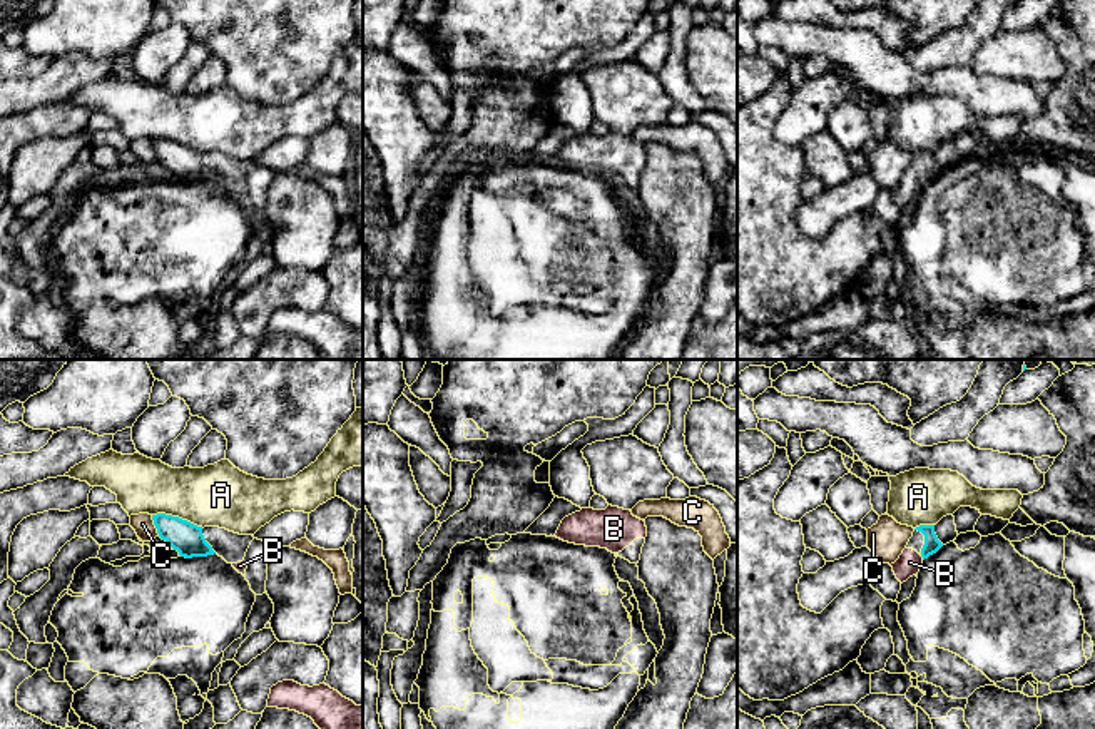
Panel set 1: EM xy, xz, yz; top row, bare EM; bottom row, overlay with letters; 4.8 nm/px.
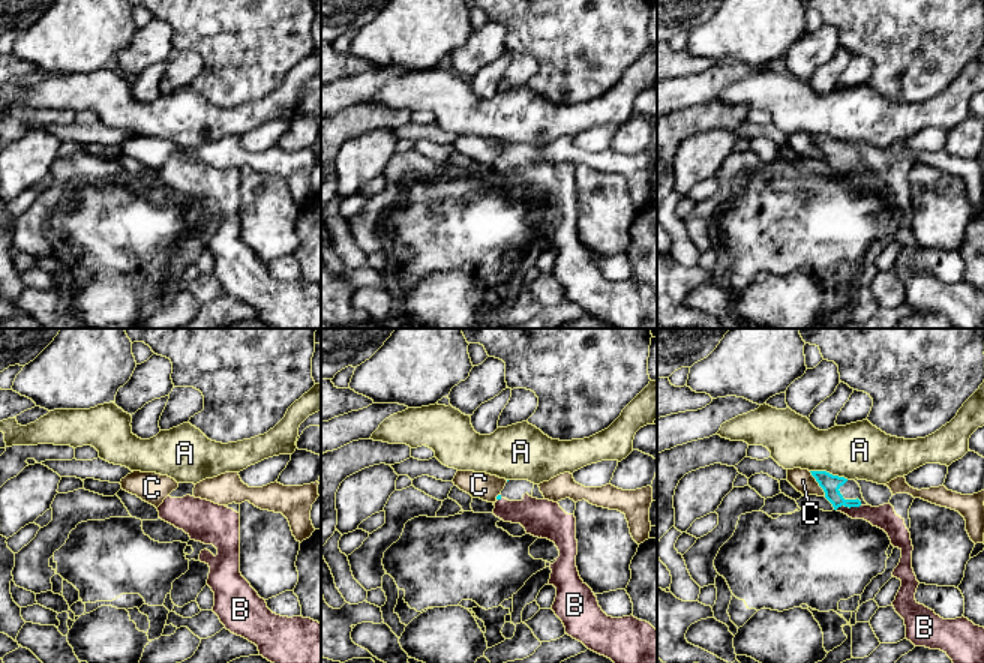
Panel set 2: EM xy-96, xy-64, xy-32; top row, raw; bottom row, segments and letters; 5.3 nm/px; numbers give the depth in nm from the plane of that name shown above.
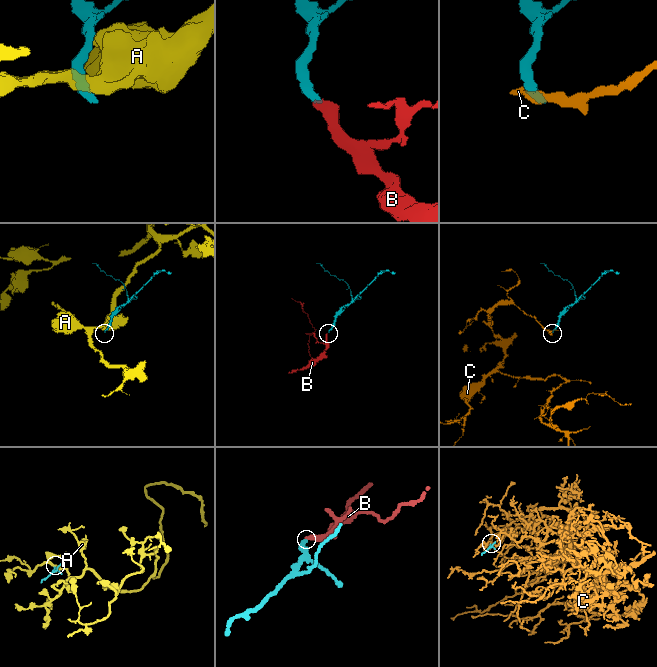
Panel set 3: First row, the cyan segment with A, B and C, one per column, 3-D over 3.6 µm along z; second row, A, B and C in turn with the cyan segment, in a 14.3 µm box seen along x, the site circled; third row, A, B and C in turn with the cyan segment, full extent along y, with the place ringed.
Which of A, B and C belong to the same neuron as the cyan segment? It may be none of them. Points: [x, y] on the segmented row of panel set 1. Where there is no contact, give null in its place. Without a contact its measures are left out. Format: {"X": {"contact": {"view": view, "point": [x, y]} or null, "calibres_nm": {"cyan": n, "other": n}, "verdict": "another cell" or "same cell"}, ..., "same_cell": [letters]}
{"A": {"contact": {"view": "xy", "point": [178, 517]}, "calibres_nm": {"cyan": 150, "other": 300}, "verdict": "another cell"}, "B": {"contact": {"view": "yz", "point": [921, 555]}, "calibres_nm": {"cyan": 80, "other": 120}, "verdict": "same cell"}, "C": {"contact": {"view": "xy", "point": [156, 525]}, "calibres_nm": {"cyan": 150, "other": 100}, "verdict": "another cell"}, "same_cell": ["B"]}

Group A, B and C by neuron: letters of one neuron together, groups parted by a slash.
A / B / C

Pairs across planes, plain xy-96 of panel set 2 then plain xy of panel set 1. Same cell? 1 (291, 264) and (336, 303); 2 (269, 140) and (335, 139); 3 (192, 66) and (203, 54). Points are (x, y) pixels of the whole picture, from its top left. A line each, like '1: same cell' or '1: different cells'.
1: different cells
2: different cells
3: different cells

